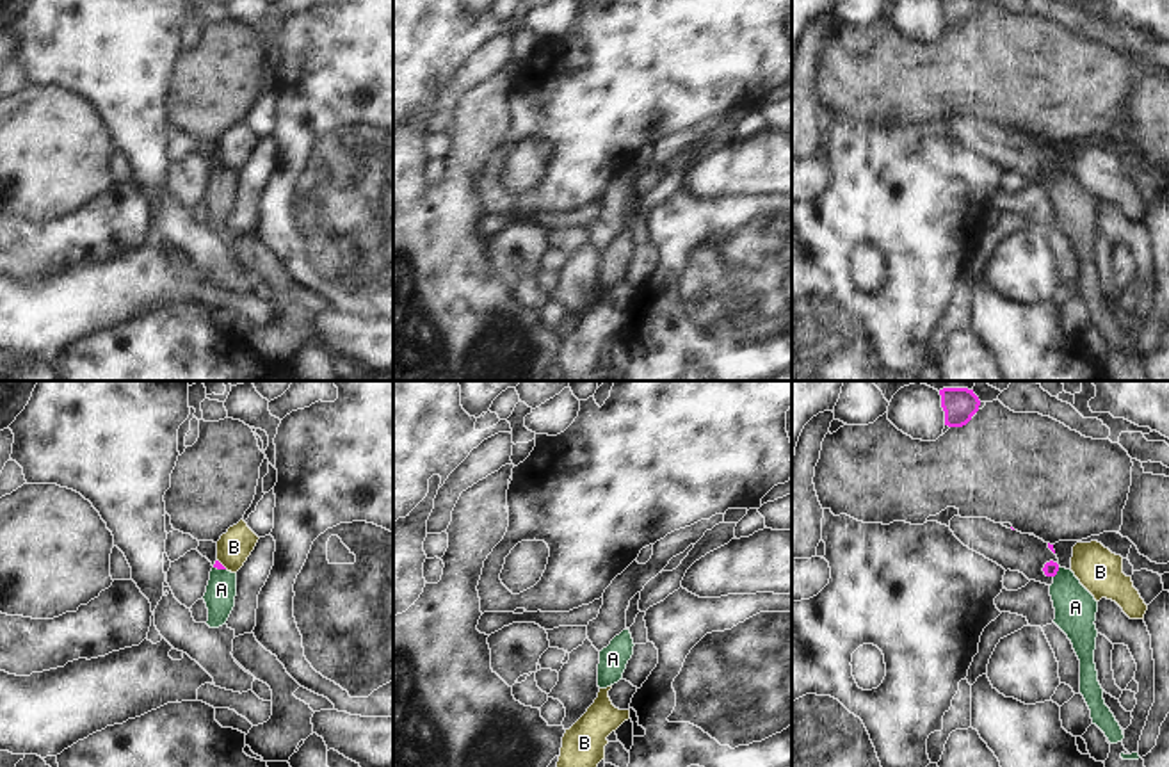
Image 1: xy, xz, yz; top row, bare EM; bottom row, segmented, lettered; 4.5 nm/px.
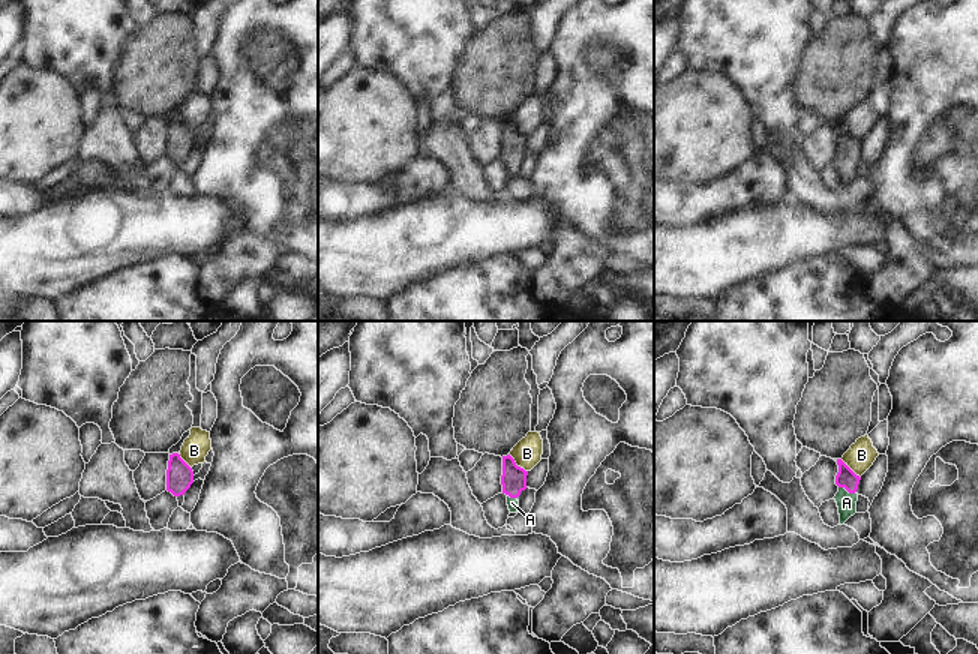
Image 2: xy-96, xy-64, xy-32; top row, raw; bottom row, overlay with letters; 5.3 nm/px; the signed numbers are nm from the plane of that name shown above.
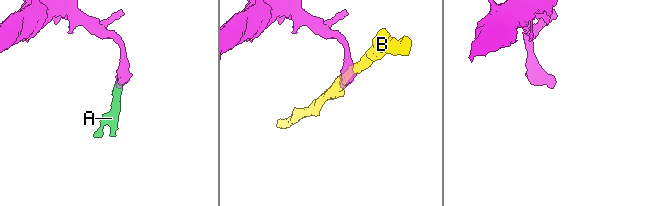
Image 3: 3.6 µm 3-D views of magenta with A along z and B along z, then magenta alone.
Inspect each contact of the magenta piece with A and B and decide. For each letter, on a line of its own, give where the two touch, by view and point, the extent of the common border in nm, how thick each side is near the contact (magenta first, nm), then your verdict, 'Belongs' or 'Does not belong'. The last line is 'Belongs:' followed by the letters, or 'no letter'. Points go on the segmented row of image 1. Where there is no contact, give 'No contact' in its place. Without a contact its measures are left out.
A: Touches magenta at yz (1056, 573). Shared border 50 nm. Thickness 70 nm (magenta) against 190 nm. Belongs
B: Touches magenta at xy (221, 565). Shared border 60 nm. Thickness 40 nm (magenta) against 150 nm. Does not belong
Belongs: A.

